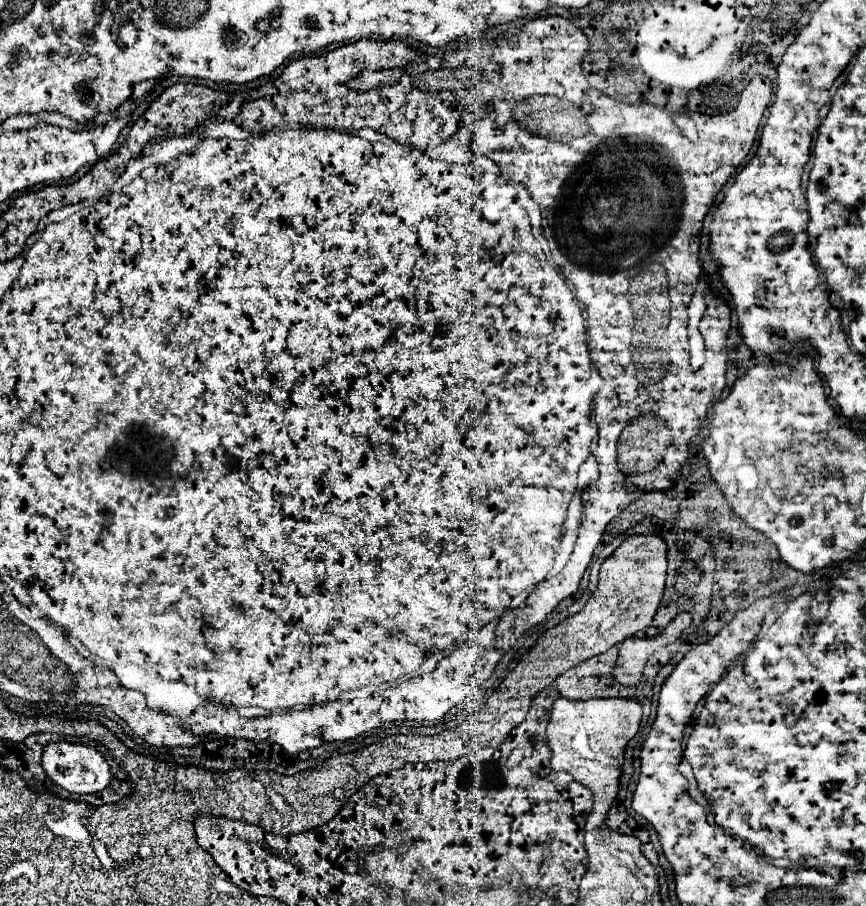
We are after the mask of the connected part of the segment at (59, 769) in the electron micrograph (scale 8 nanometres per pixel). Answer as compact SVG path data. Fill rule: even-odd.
M58 742L48 744L42 754L42 768L48 780L52 780L56 786L72 792L72 794L94 794L108 786L110 782L110 766L102 758L102 754L96 748L88 748L82 744L70 744L70 742Z

